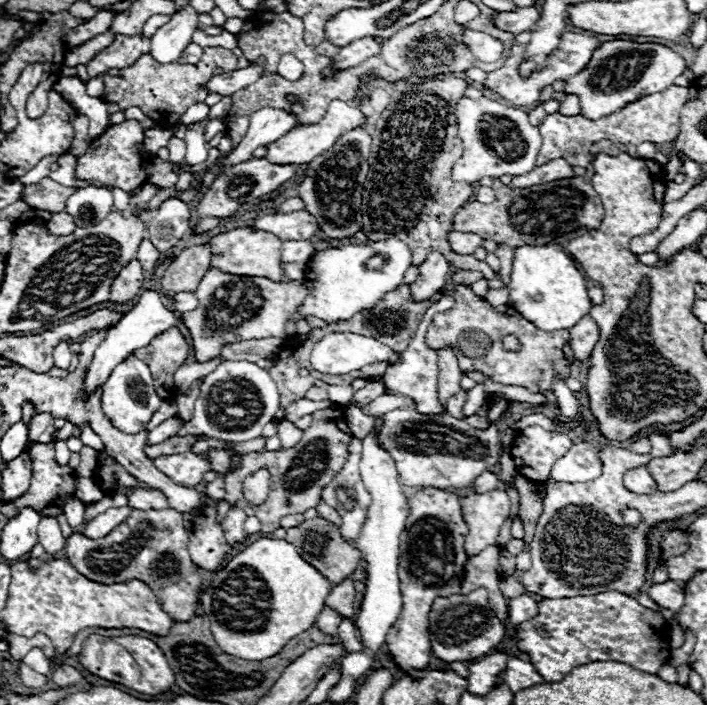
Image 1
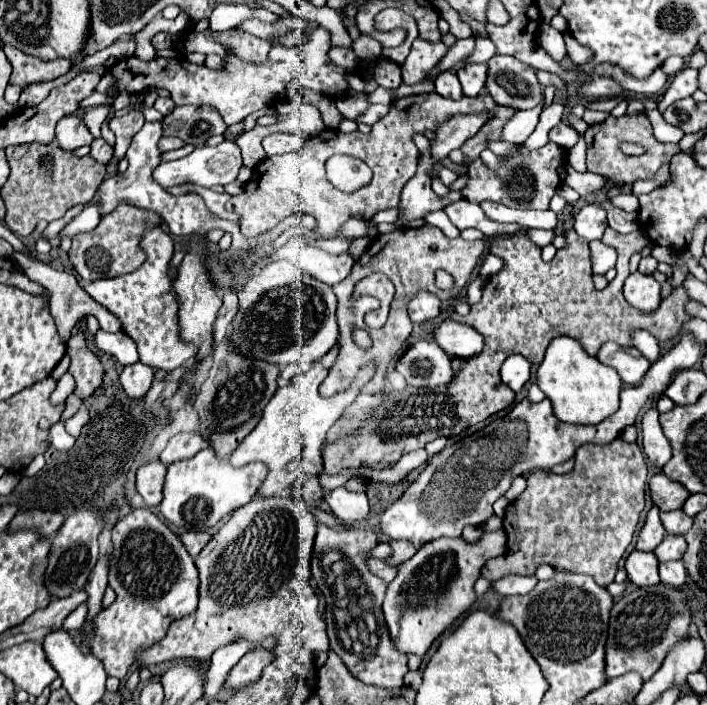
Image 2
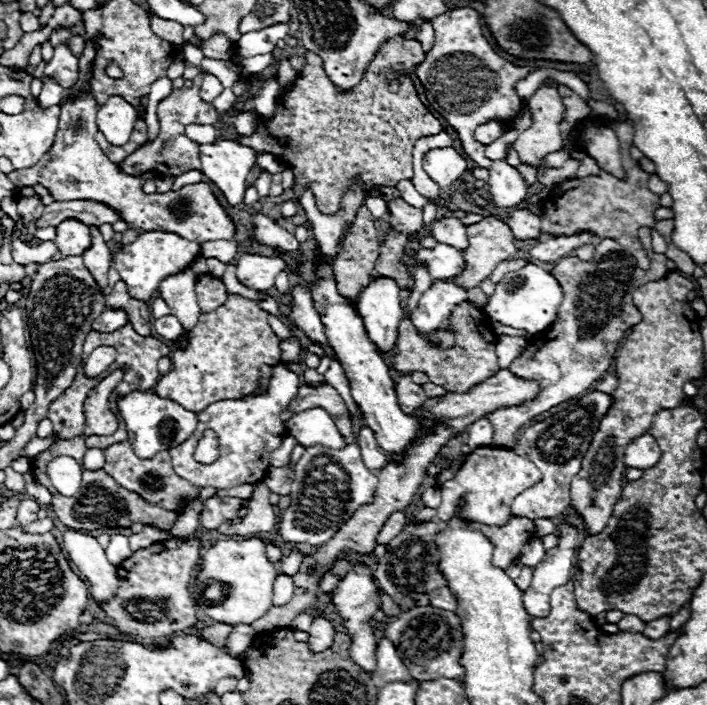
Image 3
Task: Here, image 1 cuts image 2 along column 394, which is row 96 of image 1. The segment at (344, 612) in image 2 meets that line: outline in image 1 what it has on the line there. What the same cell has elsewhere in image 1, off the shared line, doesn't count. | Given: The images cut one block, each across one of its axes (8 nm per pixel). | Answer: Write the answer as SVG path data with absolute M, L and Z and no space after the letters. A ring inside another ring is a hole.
M670 86L664 92L644 96L628 108L610 114L600 120L588 120L582 114L578 116L562 116L562 114L548 114L540 126L542 134L542 148L538 152L536 164L546 164L556 158L568 160L572 166L582 166L590 164L590 146L598 140L612 140L614 144L624 144L624 146L638 146L642 142L654 142L654 144L664 144L676 140L680 134L680 114L676 110L676 102L686 102L688 100L688 88L684 86Z

